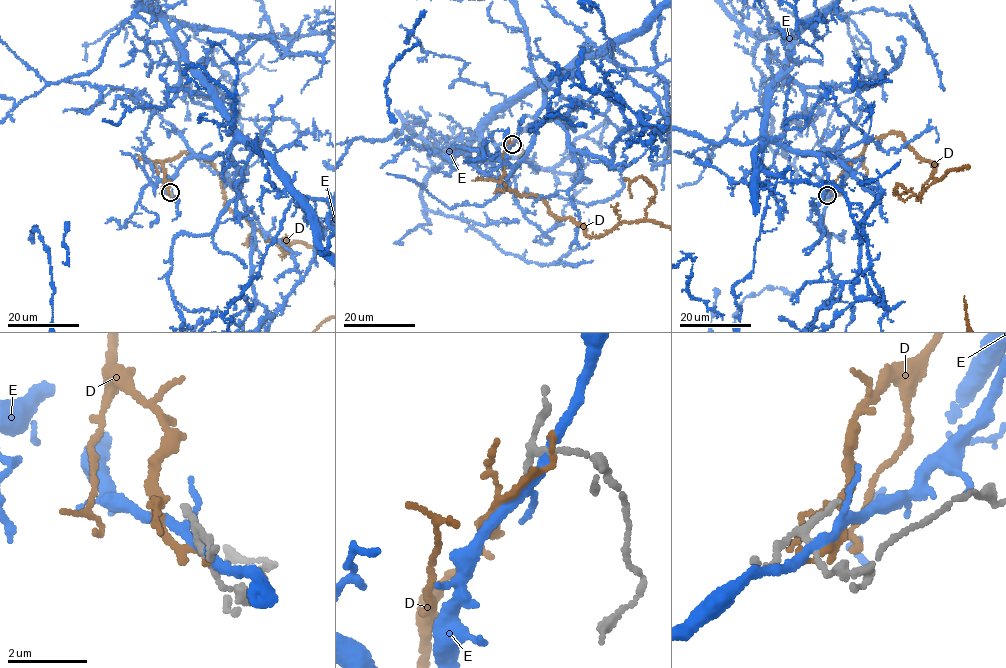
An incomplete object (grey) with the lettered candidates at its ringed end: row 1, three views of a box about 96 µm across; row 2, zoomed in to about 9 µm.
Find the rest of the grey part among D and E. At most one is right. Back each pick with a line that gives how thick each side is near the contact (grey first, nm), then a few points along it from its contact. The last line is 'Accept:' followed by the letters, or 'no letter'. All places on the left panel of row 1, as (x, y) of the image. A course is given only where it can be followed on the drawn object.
Accept: no letter

